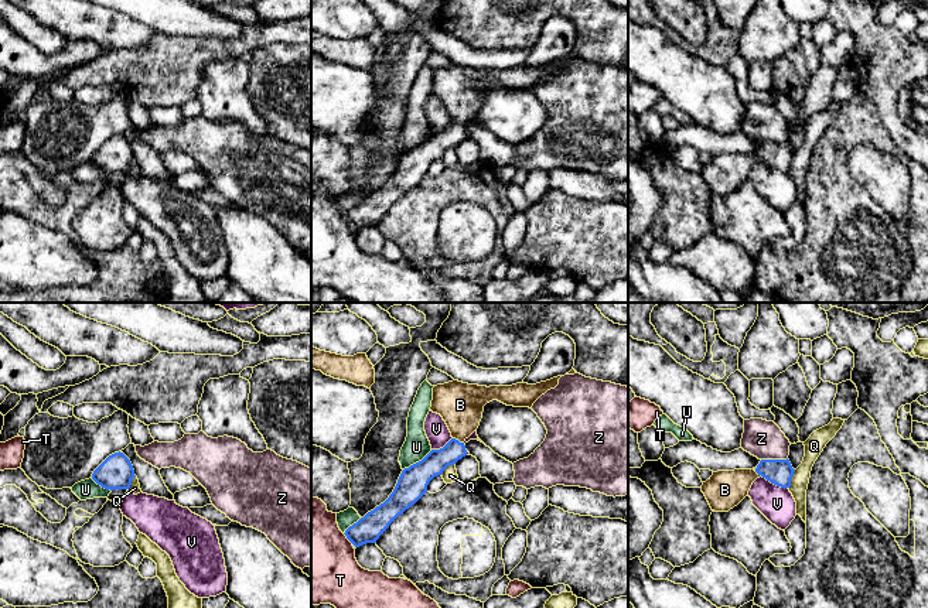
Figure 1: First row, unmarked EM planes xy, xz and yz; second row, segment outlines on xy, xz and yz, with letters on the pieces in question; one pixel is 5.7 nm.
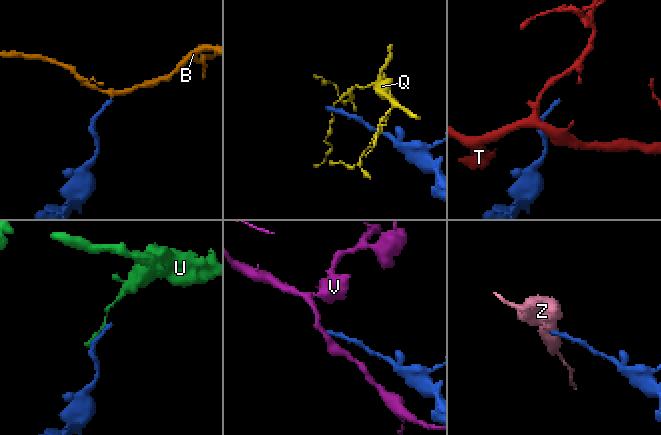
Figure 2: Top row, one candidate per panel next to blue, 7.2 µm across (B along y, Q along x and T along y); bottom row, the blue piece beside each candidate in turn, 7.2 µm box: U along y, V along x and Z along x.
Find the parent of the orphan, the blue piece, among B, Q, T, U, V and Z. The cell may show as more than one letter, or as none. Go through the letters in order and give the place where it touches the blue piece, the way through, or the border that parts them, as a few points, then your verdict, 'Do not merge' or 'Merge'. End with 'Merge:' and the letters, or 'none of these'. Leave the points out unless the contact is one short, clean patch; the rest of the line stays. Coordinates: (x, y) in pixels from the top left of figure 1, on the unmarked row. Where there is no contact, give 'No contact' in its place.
B: Touches blue at xz (457, 123). Path across: xz (436, 144), (457, 123), (460, 115), (460, 88). Merge
Q: Touches blue at yz (791, 161). Boundary: yz (795, 153), (788, 171). Do not merge
T: Touches blue at xz (348, 222). Do not merge
U: Touches blue at xz (419, 144). Do not merge
V: Touches blue at yz (774, 167). Boundary: yz (761, 159), (787, 171). Do not merge
Z: Touches blue at yz (774, 143). Boundary: yz (787, 140), (761, 143). Do not merge
Merge: B

